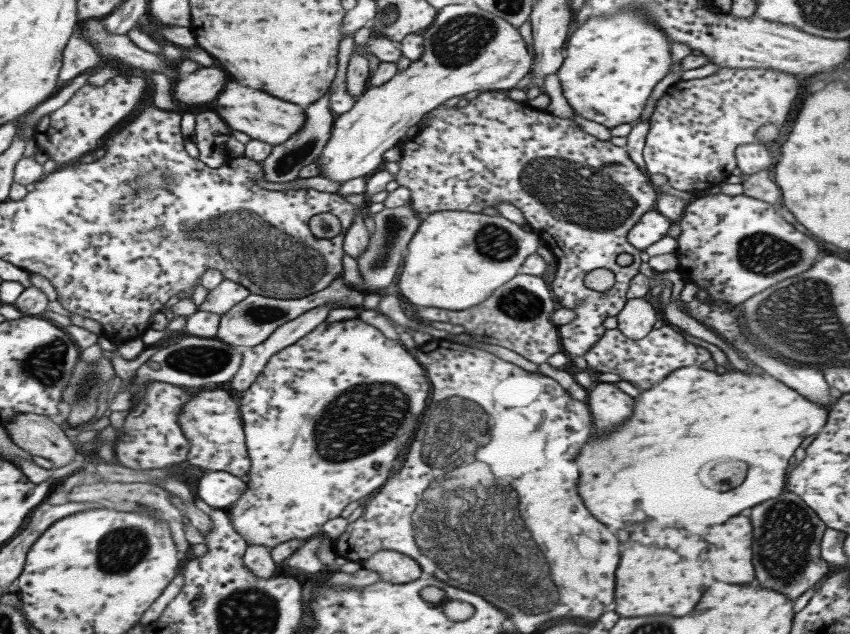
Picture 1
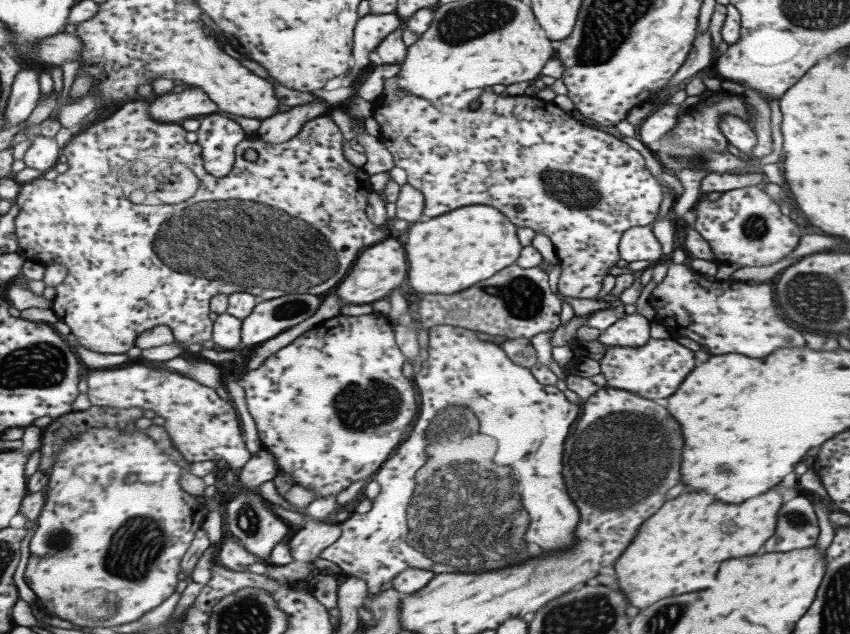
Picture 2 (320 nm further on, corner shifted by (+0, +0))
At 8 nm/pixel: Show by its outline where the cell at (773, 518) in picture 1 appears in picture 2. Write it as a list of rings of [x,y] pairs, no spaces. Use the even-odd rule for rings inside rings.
[[[809,497],[793,498],[779,508],[775,534],[763,544],[763,552],[789,552],[793,548],[807,548],[817,538],[817,518]]]

